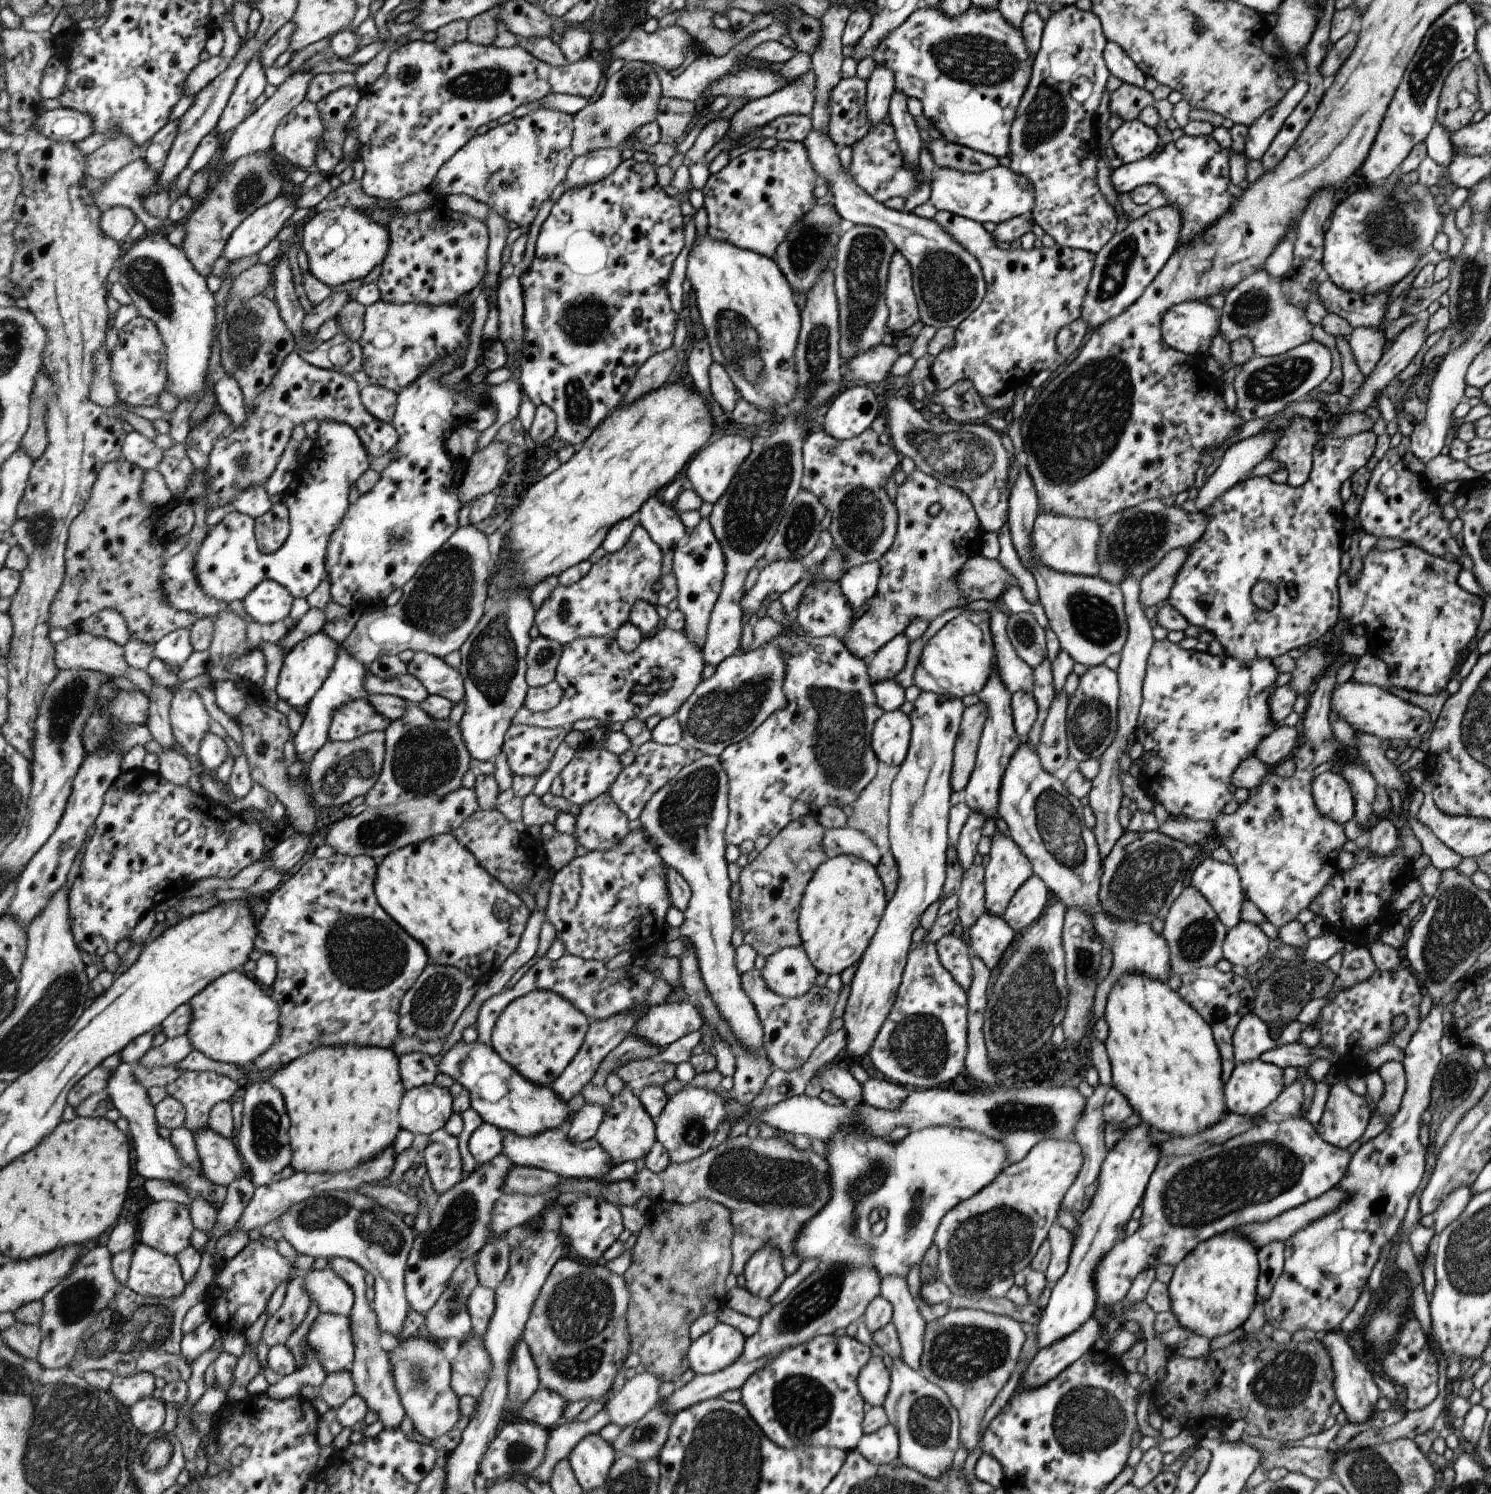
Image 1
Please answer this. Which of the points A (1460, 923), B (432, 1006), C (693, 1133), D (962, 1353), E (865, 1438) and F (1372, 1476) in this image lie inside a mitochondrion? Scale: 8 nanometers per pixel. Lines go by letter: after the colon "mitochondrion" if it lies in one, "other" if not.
A: mitochondrion
B: mitochondrion
C: mitochondrion
D: mitochondrion
E: other
F: mitochondrion

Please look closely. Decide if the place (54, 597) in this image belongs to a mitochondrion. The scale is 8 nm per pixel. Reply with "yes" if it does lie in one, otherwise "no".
no

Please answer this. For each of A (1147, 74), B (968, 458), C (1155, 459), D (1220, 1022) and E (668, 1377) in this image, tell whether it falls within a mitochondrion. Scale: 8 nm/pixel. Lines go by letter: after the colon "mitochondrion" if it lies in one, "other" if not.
A: other
B: mitochondrion
C: other
D: other
E: other

